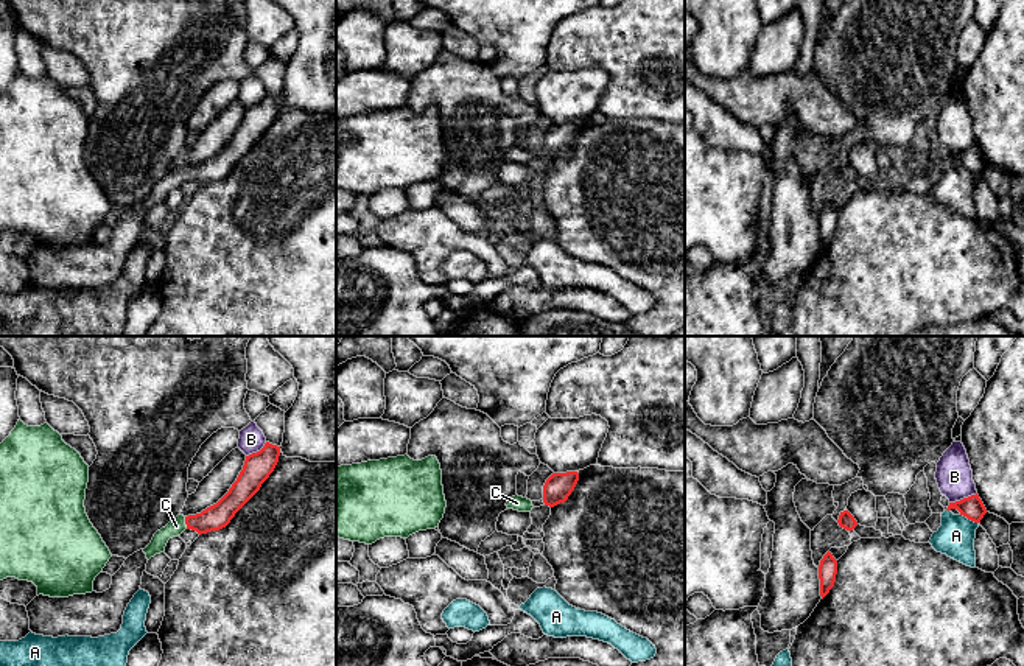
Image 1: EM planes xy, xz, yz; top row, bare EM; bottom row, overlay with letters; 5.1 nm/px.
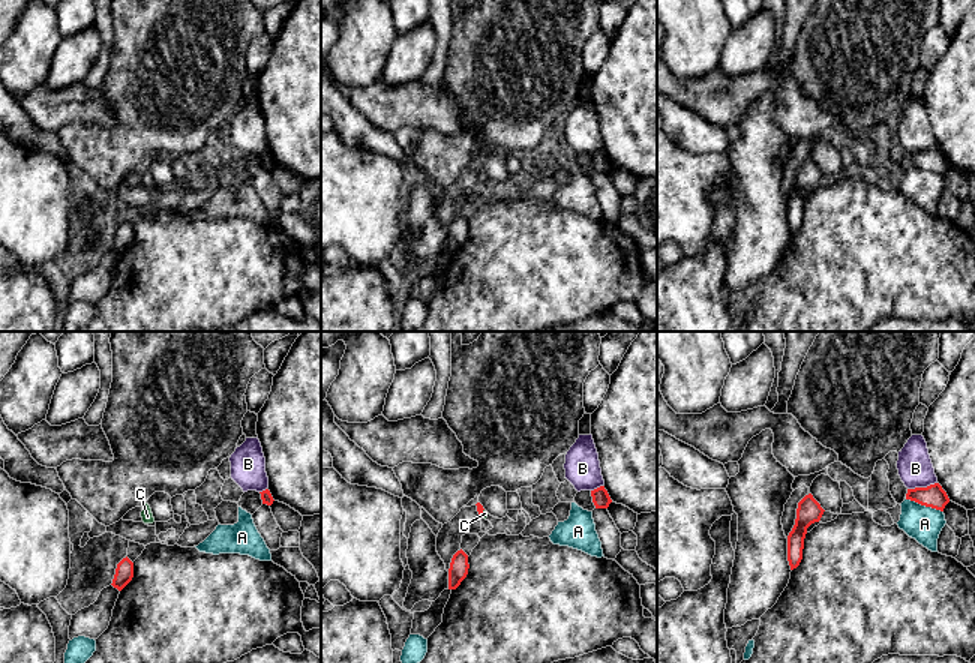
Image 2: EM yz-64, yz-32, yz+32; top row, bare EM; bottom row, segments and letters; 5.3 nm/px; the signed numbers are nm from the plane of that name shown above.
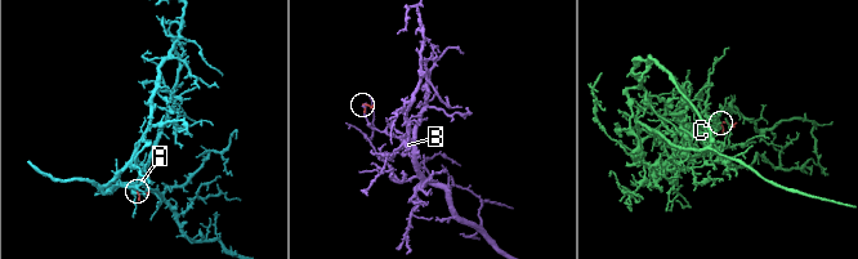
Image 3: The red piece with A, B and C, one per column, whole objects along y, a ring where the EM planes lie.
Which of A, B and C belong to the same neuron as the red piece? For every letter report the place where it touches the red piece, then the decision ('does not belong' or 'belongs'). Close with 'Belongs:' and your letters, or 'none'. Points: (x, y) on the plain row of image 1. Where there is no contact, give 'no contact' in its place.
A: yz (970, 170) | does not belong
B: yz (964, 150) | does not belong
C: xy (185, 175) | belongs
Belongs: C

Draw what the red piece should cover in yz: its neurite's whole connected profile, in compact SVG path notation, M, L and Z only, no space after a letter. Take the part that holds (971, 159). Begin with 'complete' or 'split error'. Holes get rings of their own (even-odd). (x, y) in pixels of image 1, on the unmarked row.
complete; M977 145L968 149L963 149L960 152L949 154L946 162L951 162L951 160L957 160L960 166L966 168L974 174L980 174L980 171L987 165L987 160Z

